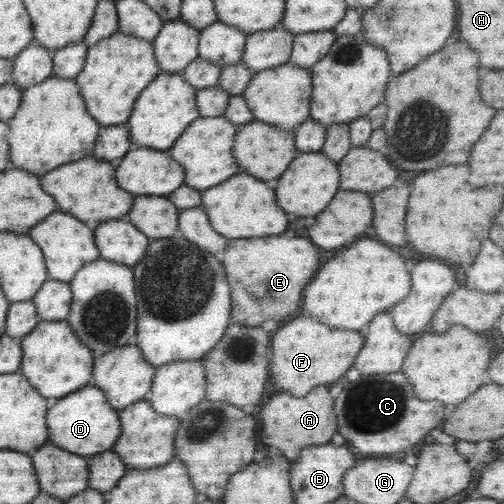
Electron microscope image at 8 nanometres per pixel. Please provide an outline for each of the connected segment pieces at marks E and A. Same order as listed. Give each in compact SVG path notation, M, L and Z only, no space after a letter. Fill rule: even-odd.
M266 236L266 238L236 239L229 241L226 250L219 254L220 262L226 268L226 278L231 288L231 324L236 323L247 327L260 327L262 322L288 318L296 314L302 302L302 292L314 278L320 268L318 248L306 238L286 238L286 236Z
M328 385L318 386L302 398L294 398L290 394L272 396L260 412L260 422L262 442L271 450L282 453L291 463L298 460L303 448L326 444L339 432L334 414L334 398L328 392Z

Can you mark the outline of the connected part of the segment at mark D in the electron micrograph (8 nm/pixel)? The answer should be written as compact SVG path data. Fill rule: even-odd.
M87 386L51 402L46 412L48 442L72 454L91 458L97 453L110 450L121 433L119 411L106 400L106 395L98 387Z

